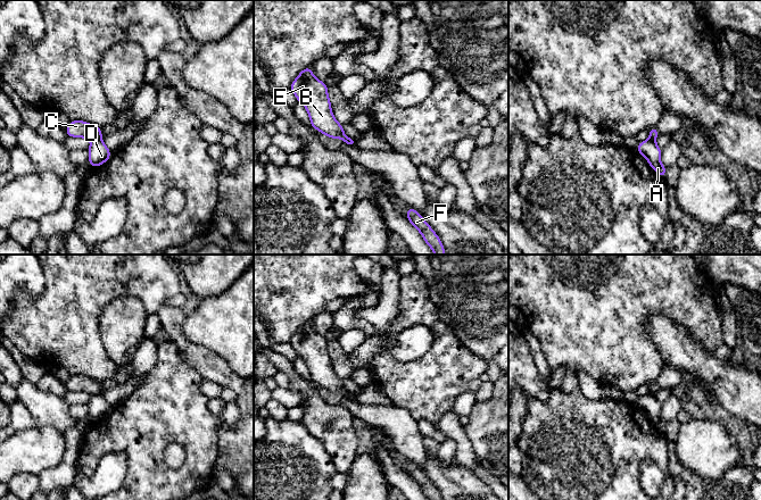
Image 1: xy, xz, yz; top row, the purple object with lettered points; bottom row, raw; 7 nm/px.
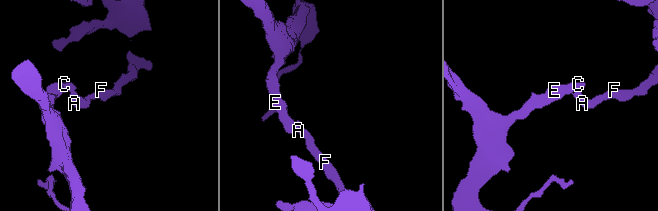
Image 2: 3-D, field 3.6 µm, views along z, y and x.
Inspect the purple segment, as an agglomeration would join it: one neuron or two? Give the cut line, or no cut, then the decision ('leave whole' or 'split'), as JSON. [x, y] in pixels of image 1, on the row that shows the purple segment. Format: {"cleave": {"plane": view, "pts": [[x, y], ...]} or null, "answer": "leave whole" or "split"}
{"cleave": {"plane": "xy", "pts": [[100, 138], [92, 141]]}, "answer": "split"}

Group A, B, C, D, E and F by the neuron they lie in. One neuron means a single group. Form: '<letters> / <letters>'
A D F / B C E

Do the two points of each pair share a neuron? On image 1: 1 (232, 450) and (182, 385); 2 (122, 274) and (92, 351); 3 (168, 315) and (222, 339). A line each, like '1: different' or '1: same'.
1: different
2: same
3: different

